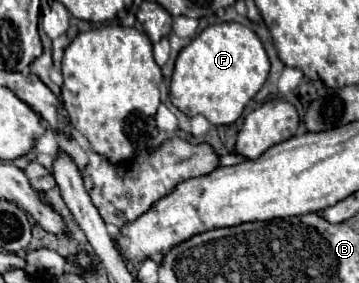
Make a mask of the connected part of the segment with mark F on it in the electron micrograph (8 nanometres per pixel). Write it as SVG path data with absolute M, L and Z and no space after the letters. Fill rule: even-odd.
M238 22L212 24L180 50L170 81L170 102L186 116L202 114L214 126L234 124L266 82L268 70L268 56L254 30Z

